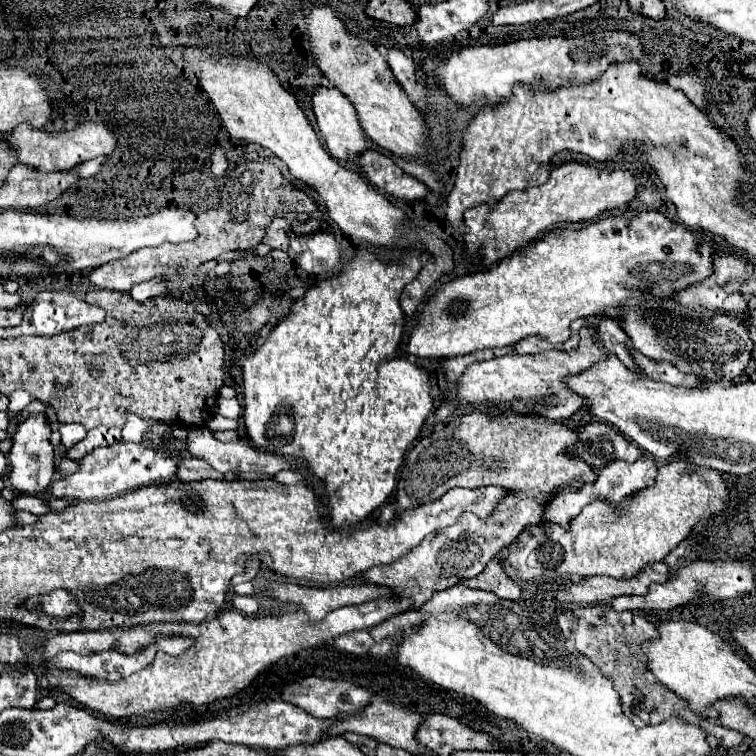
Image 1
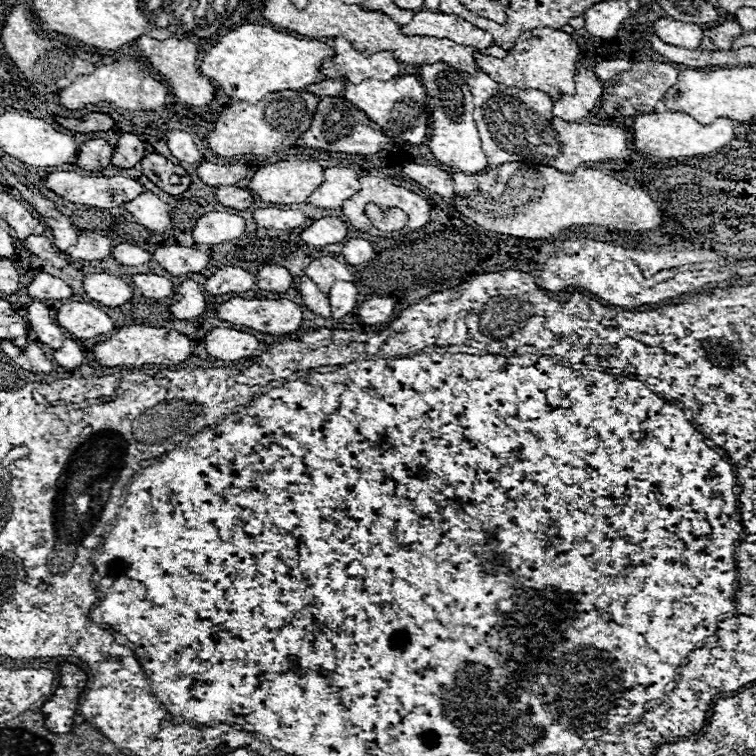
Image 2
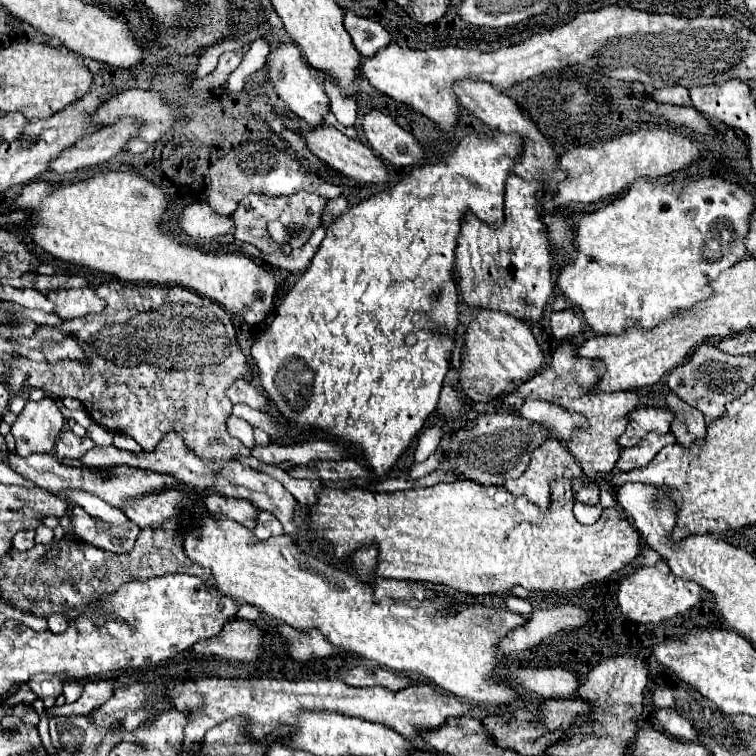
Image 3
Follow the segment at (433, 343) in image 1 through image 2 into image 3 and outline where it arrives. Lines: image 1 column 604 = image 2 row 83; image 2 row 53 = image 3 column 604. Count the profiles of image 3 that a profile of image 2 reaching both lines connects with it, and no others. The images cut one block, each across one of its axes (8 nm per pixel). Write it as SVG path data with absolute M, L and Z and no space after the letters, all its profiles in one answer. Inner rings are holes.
M716 176L664 184L638 178L622 198L612 200L598 212L586 214L576 222L574 244L578 256L562 266L556 284L560 292L582 310L586 324L598 334L622 334L626 324L632 322L642 328L654 328L658 322L676 318L682 310L690 310L690 306L714 294L710 282L746 256L744 238L738 234L750 230L752 212L754 196L740 184ZM704 254L722 256L708 260Z

